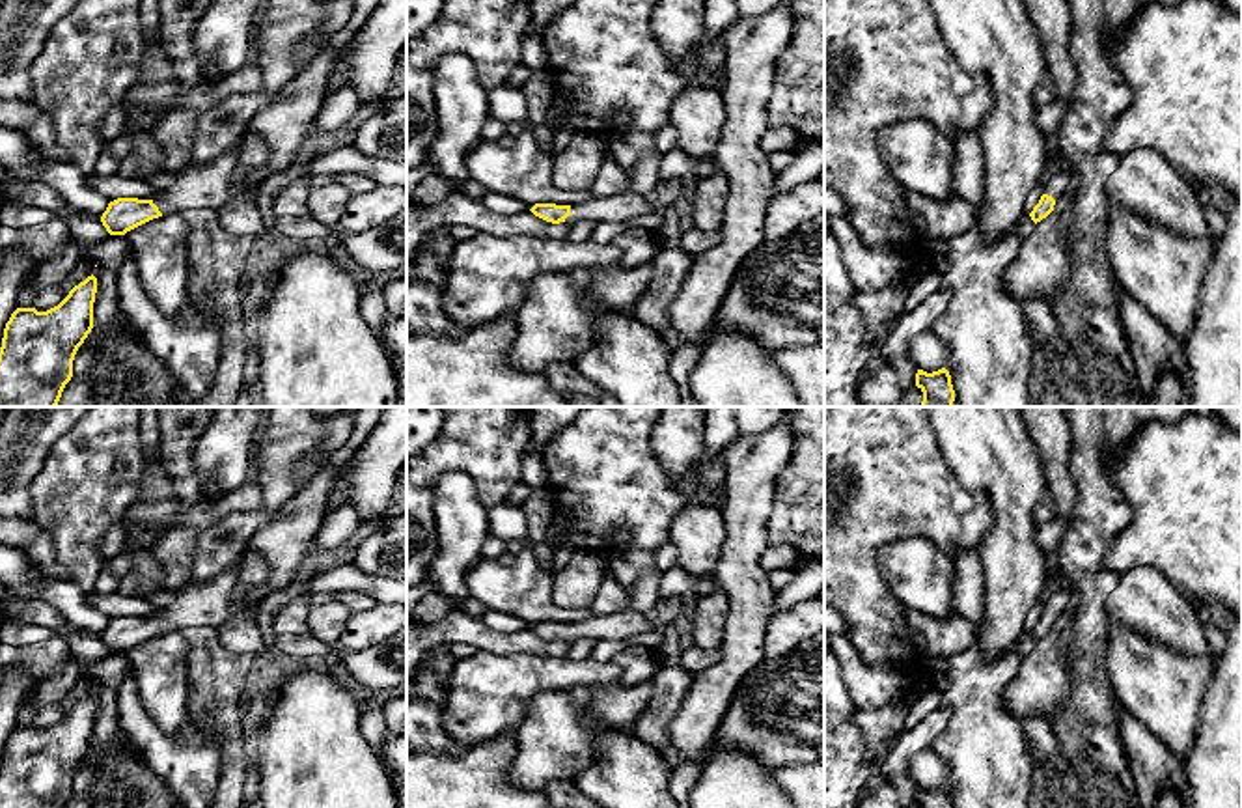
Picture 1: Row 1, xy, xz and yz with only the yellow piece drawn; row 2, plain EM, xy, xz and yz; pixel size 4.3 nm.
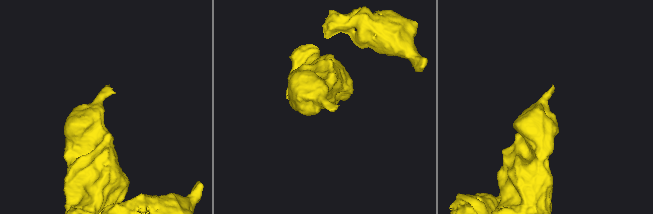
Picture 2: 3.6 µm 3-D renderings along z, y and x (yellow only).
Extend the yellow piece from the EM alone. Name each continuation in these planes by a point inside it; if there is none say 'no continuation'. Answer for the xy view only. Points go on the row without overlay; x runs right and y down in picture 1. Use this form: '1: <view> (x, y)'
1: xy (209, 603)

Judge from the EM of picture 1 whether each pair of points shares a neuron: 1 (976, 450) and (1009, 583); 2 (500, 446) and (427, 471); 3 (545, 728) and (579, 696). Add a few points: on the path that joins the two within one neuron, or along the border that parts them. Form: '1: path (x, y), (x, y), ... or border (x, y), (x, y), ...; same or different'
1: path (1009, 484), (1009, 549); same
2: path (482, 446), (457, 446), (446, 452); same
3: border (567, 693), (579, 708), (608, 728); different

